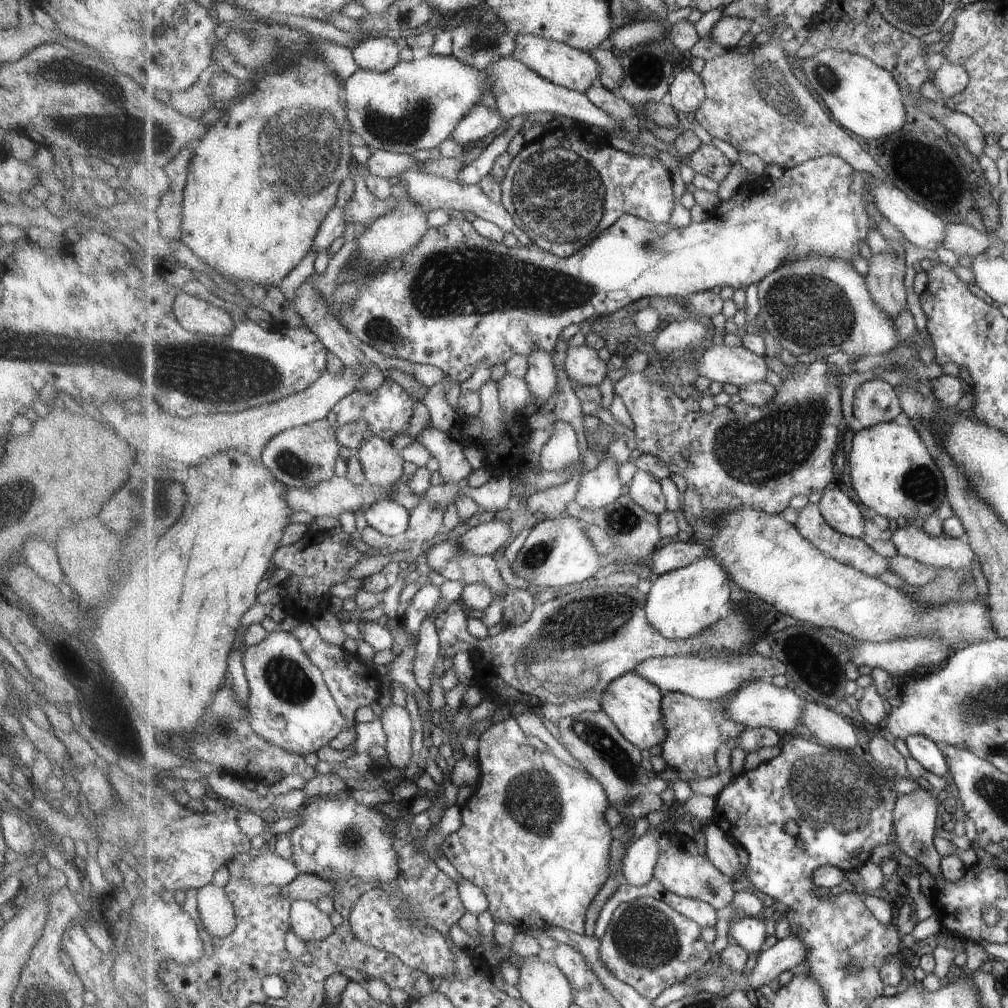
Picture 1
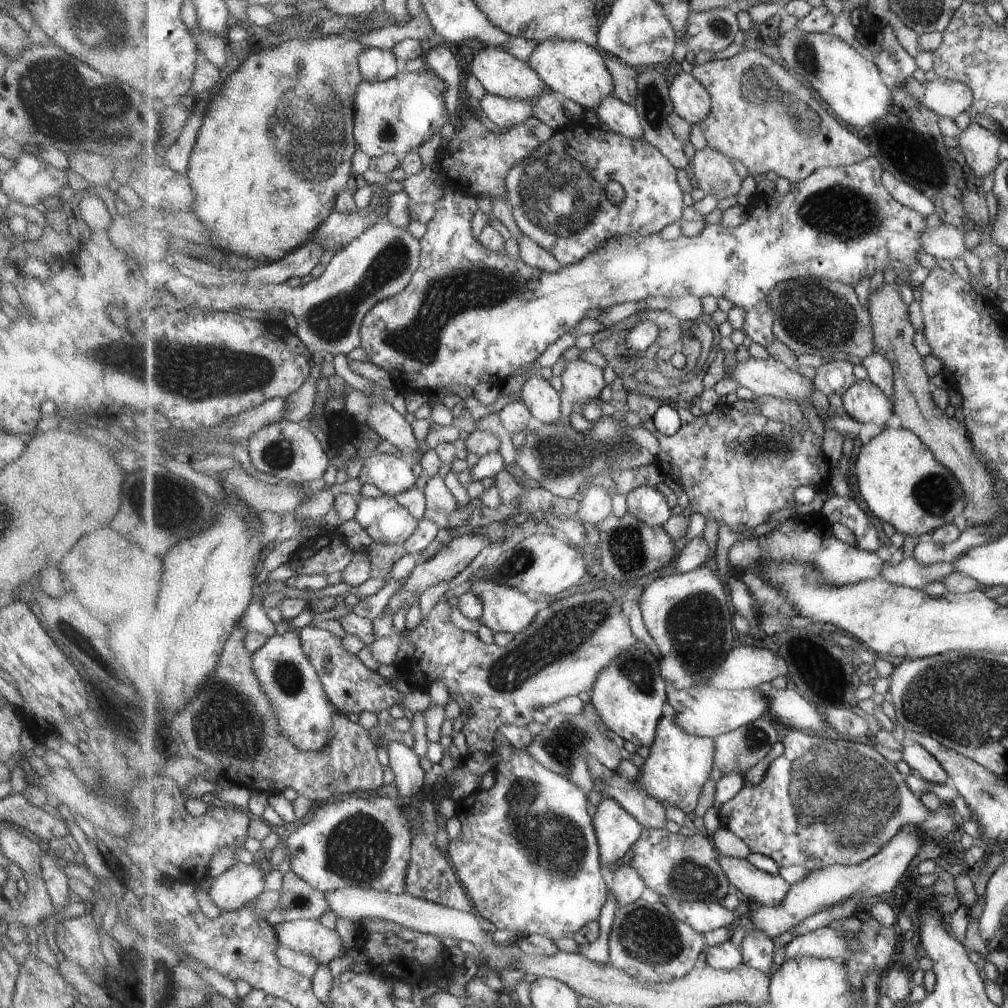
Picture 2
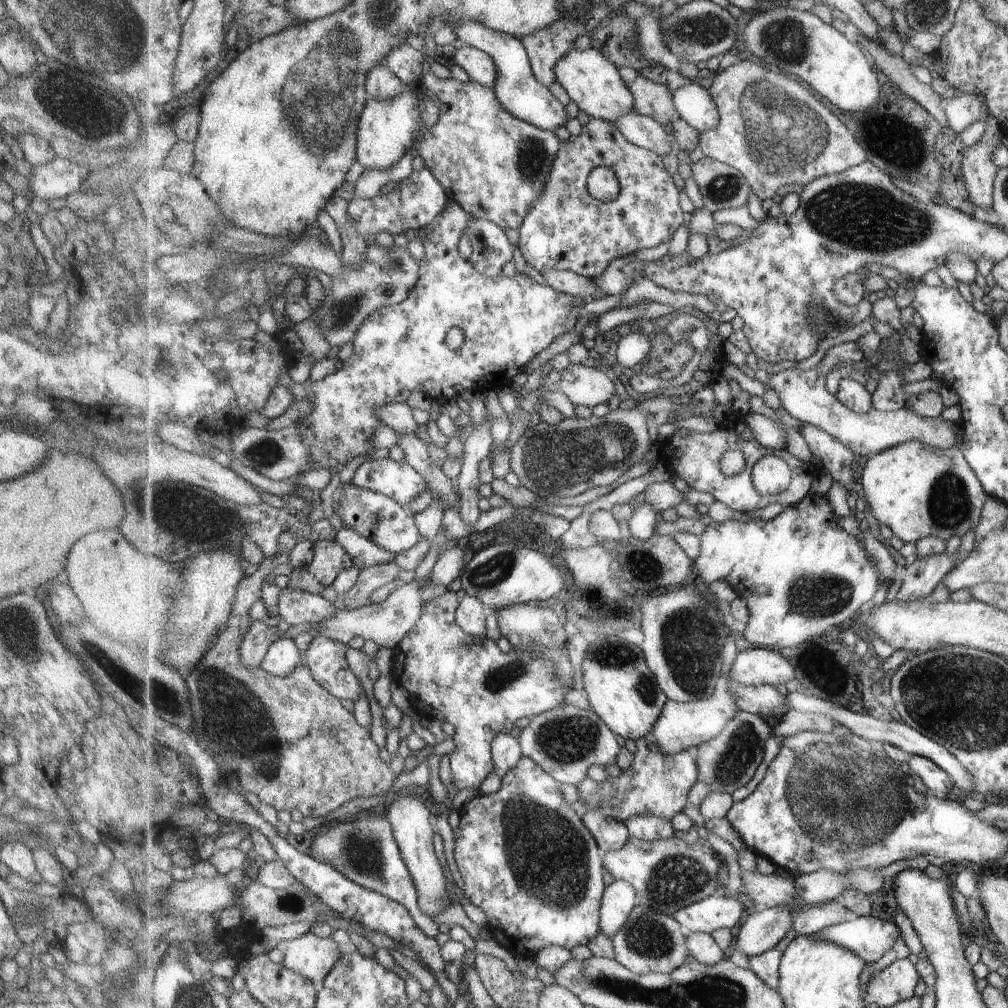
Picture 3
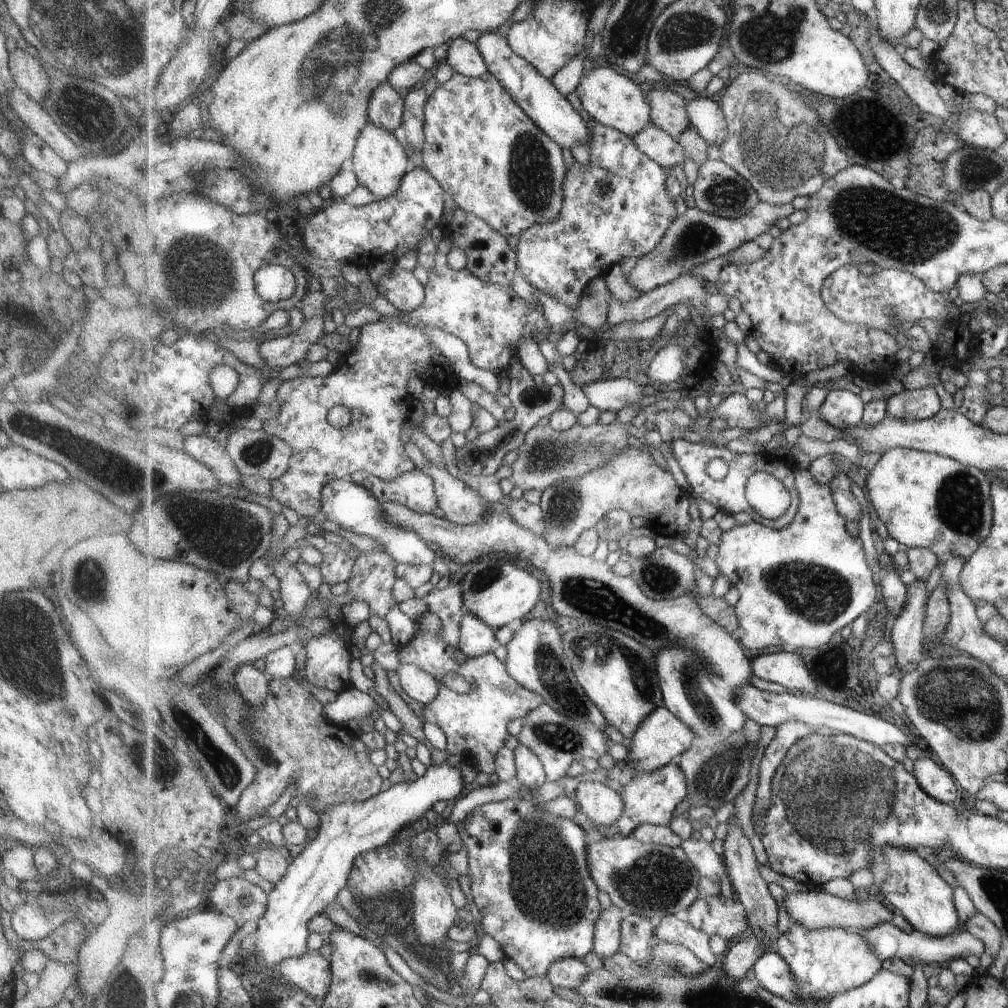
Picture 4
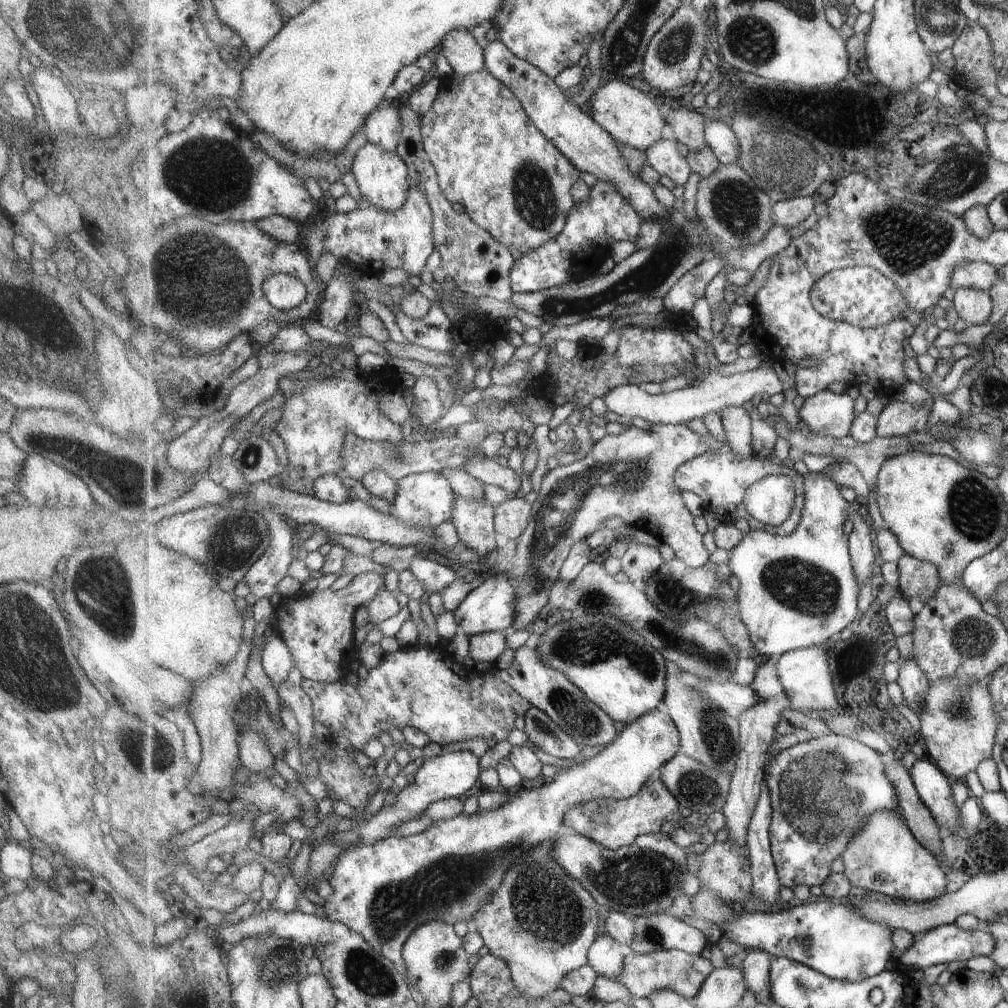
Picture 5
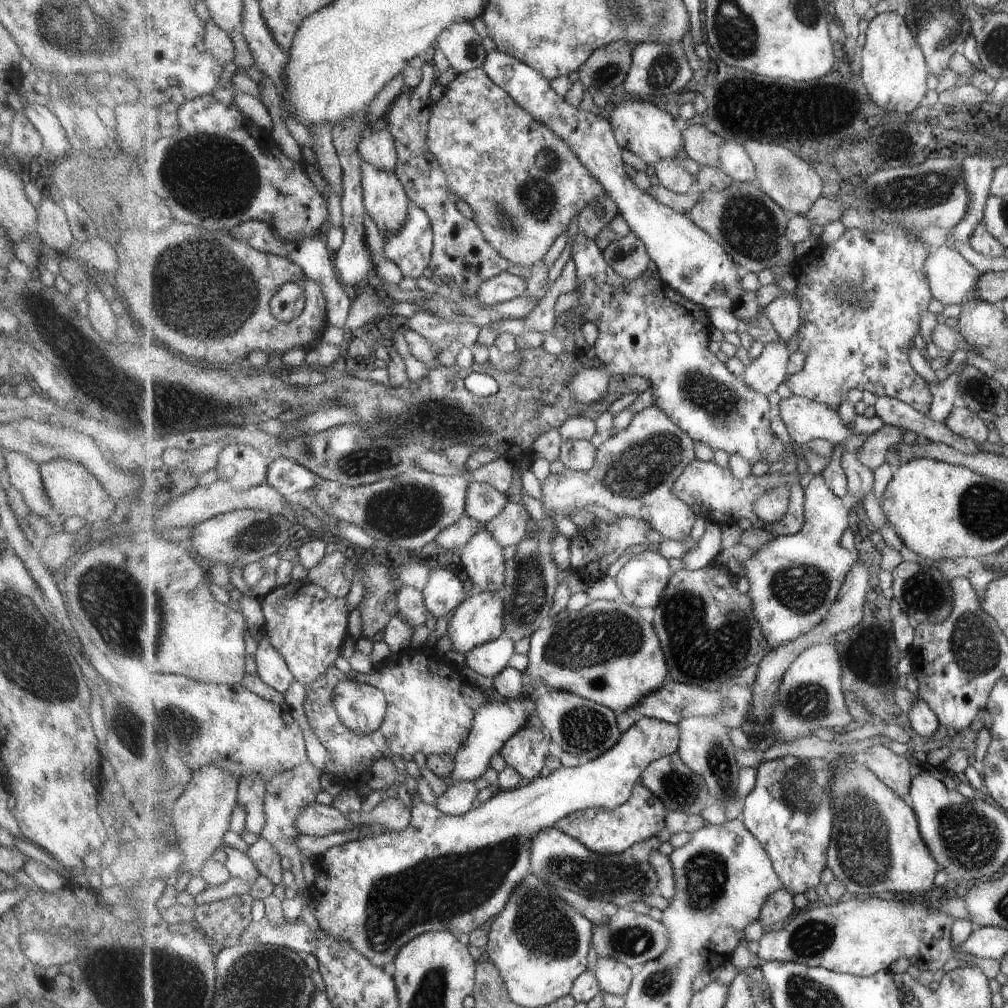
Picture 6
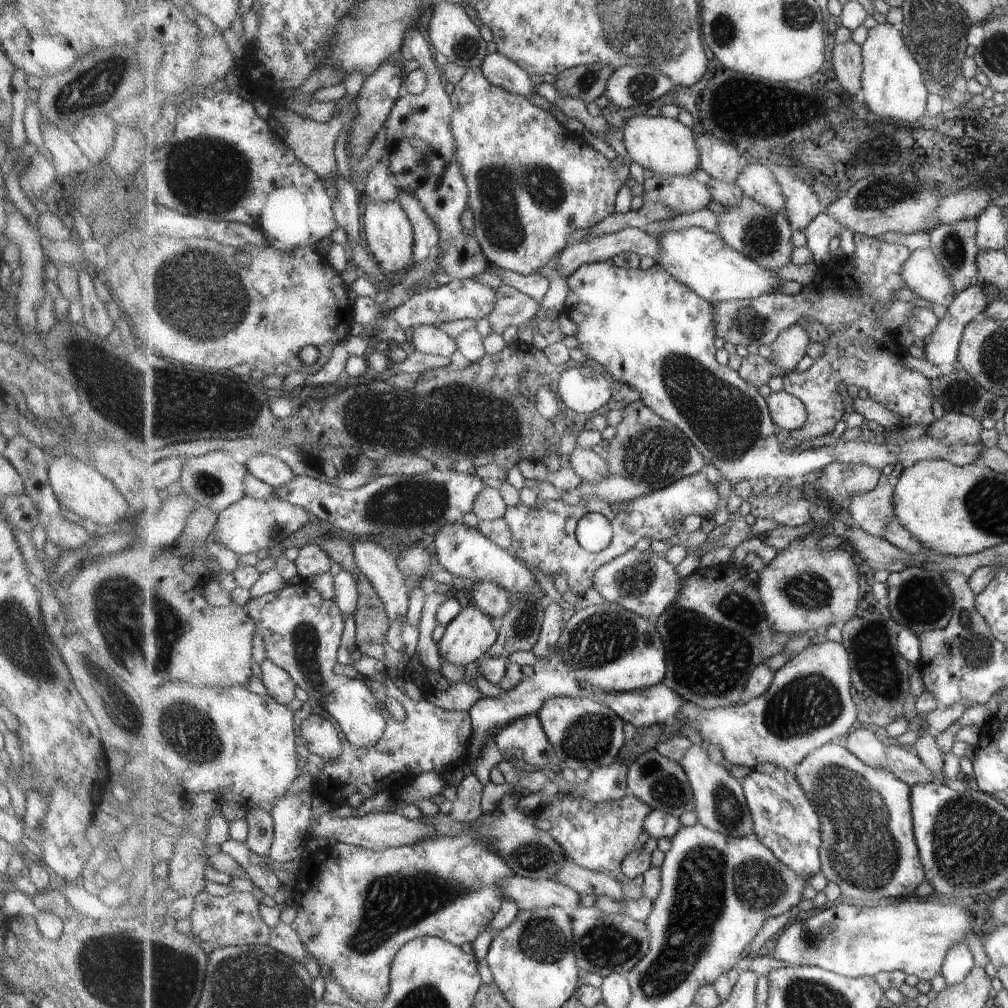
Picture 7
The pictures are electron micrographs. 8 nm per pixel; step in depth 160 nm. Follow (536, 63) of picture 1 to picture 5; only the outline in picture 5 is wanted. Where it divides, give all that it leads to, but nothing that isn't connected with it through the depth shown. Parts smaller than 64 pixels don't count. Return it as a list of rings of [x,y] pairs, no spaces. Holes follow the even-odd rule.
[[[613,79],[594,92],[589,100],[590,115],[607,129],[621,145],[627,145],[641,152],[647,152],[663,136],[663,128],[668,124],[661,106],[651,94],[633,88],[622,79]]]

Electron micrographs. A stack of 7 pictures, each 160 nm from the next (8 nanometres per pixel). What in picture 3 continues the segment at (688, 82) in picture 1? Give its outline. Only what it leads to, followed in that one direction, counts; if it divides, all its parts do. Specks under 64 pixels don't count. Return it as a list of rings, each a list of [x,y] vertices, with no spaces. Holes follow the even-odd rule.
[[[694,81],[683,85],[672,93],[676,110],[700,133],[714,129],[720,122],[717,103],[710,92]]]

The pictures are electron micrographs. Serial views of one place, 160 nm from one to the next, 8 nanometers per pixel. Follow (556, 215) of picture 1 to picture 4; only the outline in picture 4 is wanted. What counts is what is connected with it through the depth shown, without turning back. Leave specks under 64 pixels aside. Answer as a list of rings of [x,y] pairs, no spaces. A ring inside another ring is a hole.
[[[593,119],[589,124],[592,128],[591,138],[587,144],[587,146],[589,146],[590,163],[588,166],[584,166],[575,162],[569,168],[568,178],[564,184],[564,210],[561,211],[560,218],[557,219],[555,223],[543,223],[528,228],[528,230],[523,232],[520,236],[518,245],[516,246],[518,270],[521,277],[547,296],[553,297],[559,303],[563,303],[571,308],[576,308],[580,305],[581,298],[586,294],[585,290],[590,286],[591,280],[597,278],[597,276],[605,276],[607,272],[611,270],[611,266],[618,263],[621,258],[625,258],[625,256],[635,256],[635,258],[639,258],[640,256],[650,253],[663,240],[663,236],[666,235],[670,224],[678,217],[677,206],[675,206],[675,200],[677,198],[669,192],[668,186],[670,181],[666,170],[660,164],[657,164],[657,161],[648,158],[644,152],[641,152],[641,149],[637,146],[633,137],[627,136],[627,134],[619,132],[617,129],[598,123]]]

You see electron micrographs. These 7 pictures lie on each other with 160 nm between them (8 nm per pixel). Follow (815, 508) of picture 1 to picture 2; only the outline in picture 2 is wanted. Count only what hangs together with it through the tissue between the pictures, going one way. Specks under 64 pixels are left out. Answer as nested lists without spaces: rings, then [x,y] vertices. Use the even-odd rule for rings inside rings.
[[[909,557],[895,566],[885,563],[884,572],[879,578],[893,584],[925,590],[929,584],[941,582],[955,571],[959,570],[953,563],[922,565],[915,557]]]

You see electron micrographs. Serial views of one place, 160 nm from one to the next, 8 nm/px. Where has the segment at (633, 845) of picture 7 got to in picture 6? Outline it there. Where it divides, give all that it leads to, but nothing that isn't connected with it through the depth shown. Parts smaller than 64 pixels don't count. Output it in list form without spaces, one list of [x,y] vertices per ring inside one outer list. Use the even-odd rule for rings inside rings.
[[[641,782],[636,784],[631,798],[615,810],[588,808],[575,811],[557,821],[556,827],[582,842],[589,850],[605,855],[620,855],[629,851],[637,842],[655,838],[666,828],[666,816],[669,812],[665,803]]]

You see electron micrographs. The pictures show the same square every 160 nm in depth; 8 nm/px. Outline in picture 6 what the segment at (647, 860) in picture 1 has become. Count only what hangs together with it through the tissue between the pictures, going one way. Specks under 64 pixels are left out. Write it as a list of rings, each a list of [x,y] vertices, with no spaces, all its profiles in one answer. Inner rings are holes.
[[[599,957],[597,958],[597,964],[595,964],[593,972],[603,992],[625,998],[632,985],[636,969],[628,967],[617,959]]]

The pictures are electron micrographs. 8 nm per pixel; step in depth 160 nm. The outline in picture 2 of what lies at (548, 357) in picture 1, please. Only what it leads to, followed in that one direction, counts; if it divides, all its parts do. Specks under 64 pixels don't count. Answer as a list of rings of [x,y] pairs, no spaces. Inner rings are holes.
[[[537,373],[529,377],[521,389],[522,401],[529,407],[532,416],[548,425],[562,420],[560,391]]]

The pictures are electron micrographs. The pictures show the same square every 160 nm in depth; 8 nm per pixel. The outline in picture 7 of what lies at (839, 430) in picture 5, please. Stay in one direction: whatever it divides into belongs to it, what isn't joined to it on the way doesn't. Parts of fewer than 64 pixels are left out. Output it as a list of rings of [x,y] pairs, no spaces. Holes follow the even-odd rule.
[[[772,392],[767,397],[768,407],[777,429],[785,428],[791,432],[799,432],[808,422],[808,410],[804,401],[788,392]]]

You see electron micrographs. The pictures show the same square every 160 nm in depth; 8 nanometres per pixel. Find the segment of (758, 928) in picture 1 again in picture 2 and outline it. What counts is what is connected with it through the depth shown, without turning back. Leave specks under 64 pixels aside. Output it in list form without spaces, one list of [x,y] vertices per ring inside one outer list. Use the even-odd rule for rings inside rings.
[[[752,930],[746,933],[740,946],[744,962],[769,974],[775,966],[775,942],[771,939],[765,931]]]

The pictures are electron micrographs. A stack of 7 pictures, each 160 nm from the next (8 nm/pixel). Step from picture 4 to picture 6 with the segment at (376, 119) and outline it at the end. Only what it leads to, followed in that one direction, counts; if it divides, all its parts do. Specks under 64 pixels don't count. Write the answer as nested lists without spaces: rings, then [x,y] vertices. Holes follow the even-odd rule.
[[[380,122],[360,142],[360,153],[365,162],[378,169],[395,173],[398,152],[395,139],[385,122]]]

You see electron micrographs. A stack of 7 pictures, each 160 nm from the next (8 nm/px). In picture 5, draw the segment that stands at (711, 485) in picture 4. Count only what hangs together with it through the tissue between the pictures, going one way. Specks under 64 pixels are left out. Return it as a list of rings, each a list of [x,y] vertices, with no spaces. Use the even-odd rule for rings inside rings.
[[[719,450],[707,451],[705,454],[695,456],[685,464],[682,464],[677,469],[675,480],[676,485],[681,490],[689,490],[689,492],[693,492],[699,496],[702,500],[704,510],[715,513],[717,518],[723,523],[733,523],[737,518],[744,518],[749,522],[751,530],[756,531],[757,529],[761,529],[768,533],[773,533],[774,535],[793,534],[800,525],[806,501],[804,476],[799,474],[795,468],[788,465],[781,465],[781,463],[769,457],[760,462],[753,455],[743,458],[737,454],[733,454],[731,451],[727,451],[727,453]],[[771,475],[790,476],[796,484],[796,505],[794,506],[789,520],[780,524],[779,527],[763,524],[756,518],[753,518],[745,508],[744,503],[746,492],[749,490],[750,486]]]

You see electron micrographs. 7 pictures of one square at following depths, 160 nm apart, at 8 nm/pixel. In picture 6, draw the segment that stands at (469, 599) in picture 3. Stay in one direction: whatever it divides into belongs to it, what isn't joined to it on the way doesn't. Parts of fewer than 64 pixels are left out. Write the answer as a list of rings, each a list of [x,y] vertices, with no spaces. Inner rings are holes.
[[[499,637],[494,641],[475,647],[467,656],[467,665],[482,676],[495,678],[505,668],[516,653],[516,642],[507,637]]]

